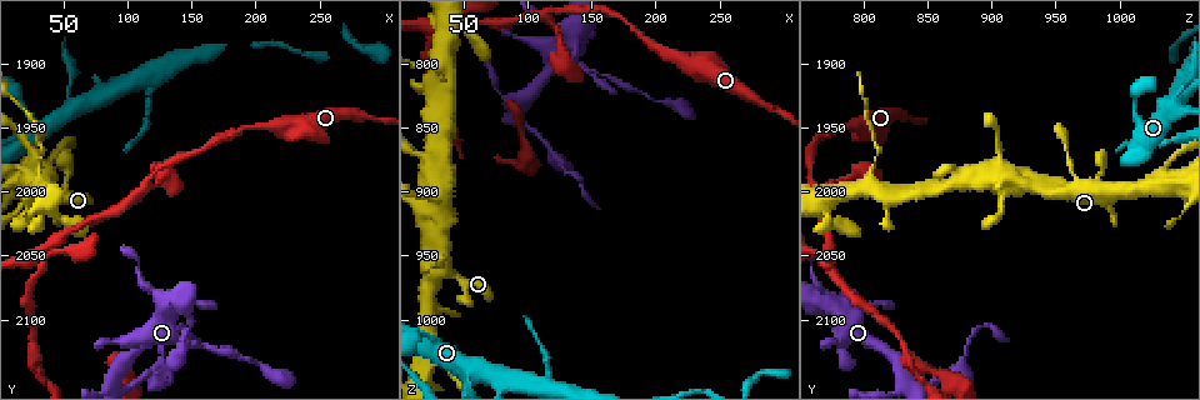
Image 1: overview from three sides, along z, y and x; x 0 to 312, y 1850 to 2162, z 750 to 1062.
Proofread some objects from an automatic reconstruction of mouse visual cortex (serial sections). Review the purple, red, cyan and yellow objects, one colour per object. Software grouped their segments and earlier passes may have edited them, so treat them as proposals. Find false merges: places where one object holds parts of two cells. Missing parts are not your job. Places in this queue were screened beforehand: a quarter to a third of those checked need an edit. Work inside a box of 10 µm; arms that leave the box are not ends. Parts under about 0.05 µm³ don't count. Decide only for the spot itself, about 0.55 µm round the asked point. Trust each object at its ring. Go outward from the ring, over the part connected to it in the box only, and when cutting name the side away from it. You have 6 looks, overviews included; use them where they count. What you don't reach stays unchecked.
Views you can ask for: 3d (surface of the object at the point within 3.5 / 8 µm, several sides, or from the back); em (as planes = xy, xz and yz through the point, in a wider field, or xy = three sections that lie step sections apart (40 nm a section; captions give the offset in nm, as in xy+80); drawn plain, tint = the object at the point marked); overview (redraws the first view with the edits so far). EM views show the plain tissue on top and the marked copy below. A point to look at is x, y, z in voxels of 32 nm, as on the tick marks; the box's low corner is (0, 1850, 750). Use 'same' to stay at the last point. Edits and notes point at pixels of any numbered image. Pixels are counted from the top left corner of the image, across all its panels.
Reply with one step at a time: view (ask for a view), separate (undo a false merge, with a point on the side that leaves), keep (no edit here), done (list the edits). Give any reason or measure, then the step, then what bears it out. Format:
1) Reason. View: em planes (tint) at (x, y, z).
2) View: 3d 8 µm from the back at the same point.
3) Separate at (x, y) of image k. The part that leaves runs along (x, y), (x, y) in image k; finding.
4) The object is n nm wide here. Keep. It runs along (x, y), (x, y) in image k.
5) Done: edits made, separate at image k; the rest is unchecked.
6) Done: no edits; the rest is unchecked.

Calibre changes. View: 3d 3.5 µm at (118, 2140, 870).

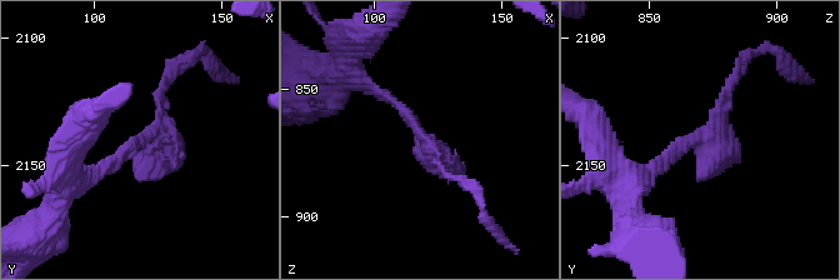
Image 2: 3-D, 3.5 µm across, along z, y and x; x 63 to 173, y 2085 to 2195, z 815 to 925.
Keep. All the same cell.

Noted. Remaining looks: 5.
Sudden change in width. View: 3d 8 µm at (30, 1982, 806).

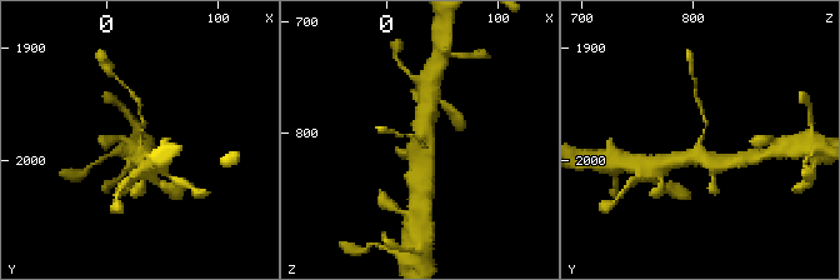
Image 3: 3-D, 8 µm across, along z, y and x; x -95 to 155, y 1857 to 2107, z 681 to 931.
View: 3d 3.5 µm at the same point.

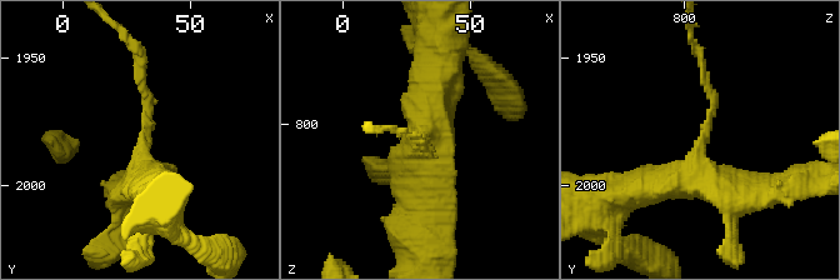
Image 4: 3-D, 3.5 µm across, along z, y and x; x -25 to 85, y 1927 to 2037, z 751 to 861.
Shape alone is not enough. View: em xy step 3 (tint) at (31, 1982, 806).

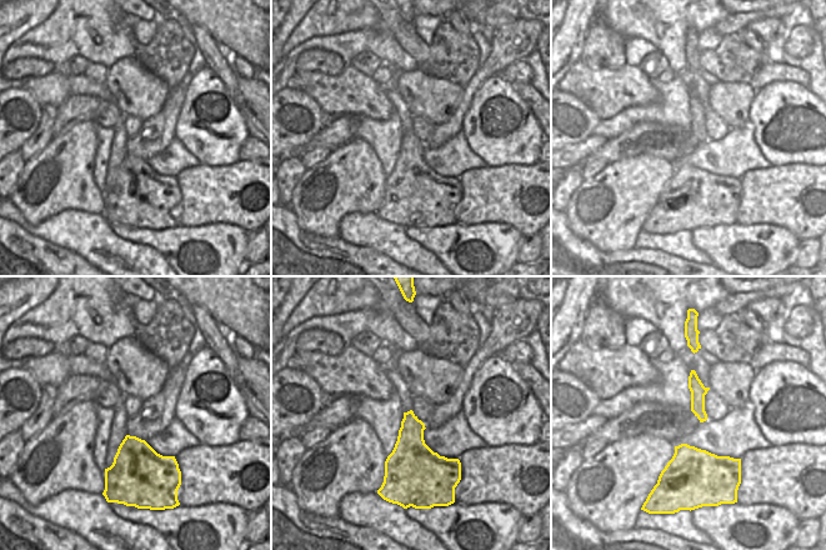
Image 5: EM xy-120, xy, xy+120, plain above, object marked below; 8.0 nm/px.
3 arms meet here. Keep. It runs along (744, 188), (699, 173), (715, 106), (701, 61) in image 4; all the same cell.

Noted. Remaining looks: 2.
Sudden change in width. View: 3d 3.5 µm at (52, 1926, 1042).

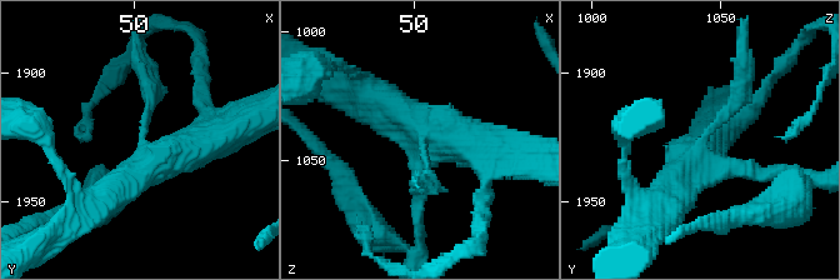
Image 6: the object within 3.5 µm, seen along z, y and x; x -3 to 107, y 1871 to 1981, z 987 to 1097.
Shape alone is not enough. View: em planes (tint) at (54, 1927, 1043).

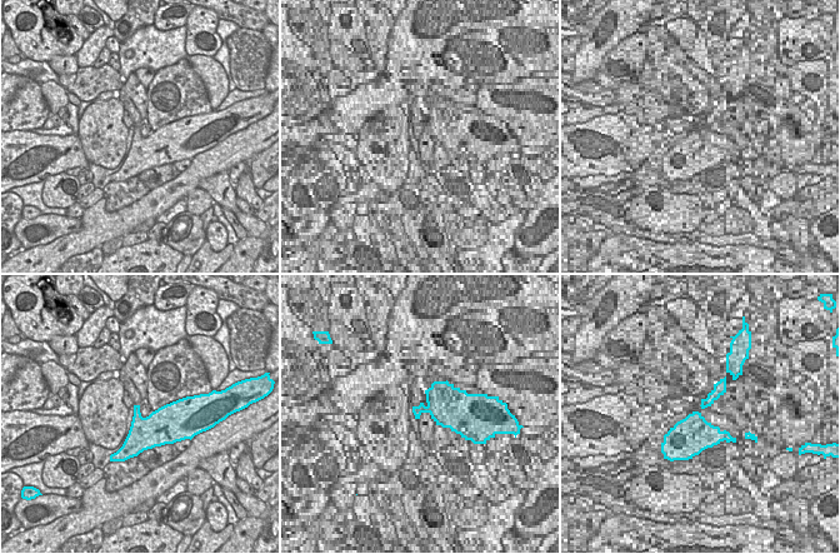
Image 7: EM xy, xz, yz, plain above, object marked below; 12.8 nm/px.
The object is 420 nm wide here. Keep. It runs along (661, 196), (750, 74) in image 6; continuous, no second cell.

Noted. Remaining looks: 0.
Done: no edits; the rest is unchecked.

